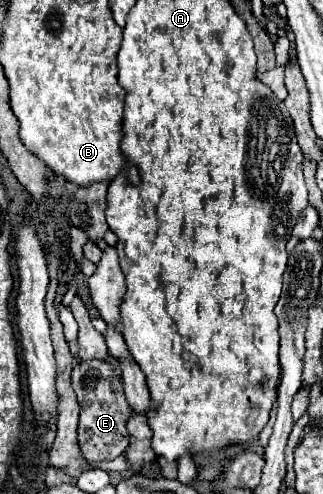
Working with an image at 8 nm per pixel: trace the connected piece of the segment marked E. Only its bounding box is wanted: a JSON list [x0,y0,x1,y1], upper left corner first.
[72,359,130,463]

